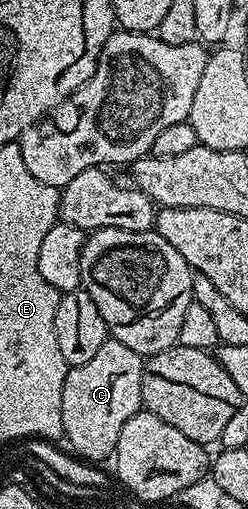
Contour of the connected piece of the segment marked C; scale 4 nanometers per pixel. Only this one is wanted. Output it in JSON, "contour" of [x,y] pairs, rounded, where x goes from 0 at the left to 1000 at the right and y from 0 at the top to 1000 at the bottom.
{"contour":[[[444,662],[347,717],[274,723],[266,756],[250,756],[254,861],[274,862],[286,884],[327,904],[395,906],[464,888],[492,835],[573,800],[581,707],[585,699],[508,686],[492,670]]]}

